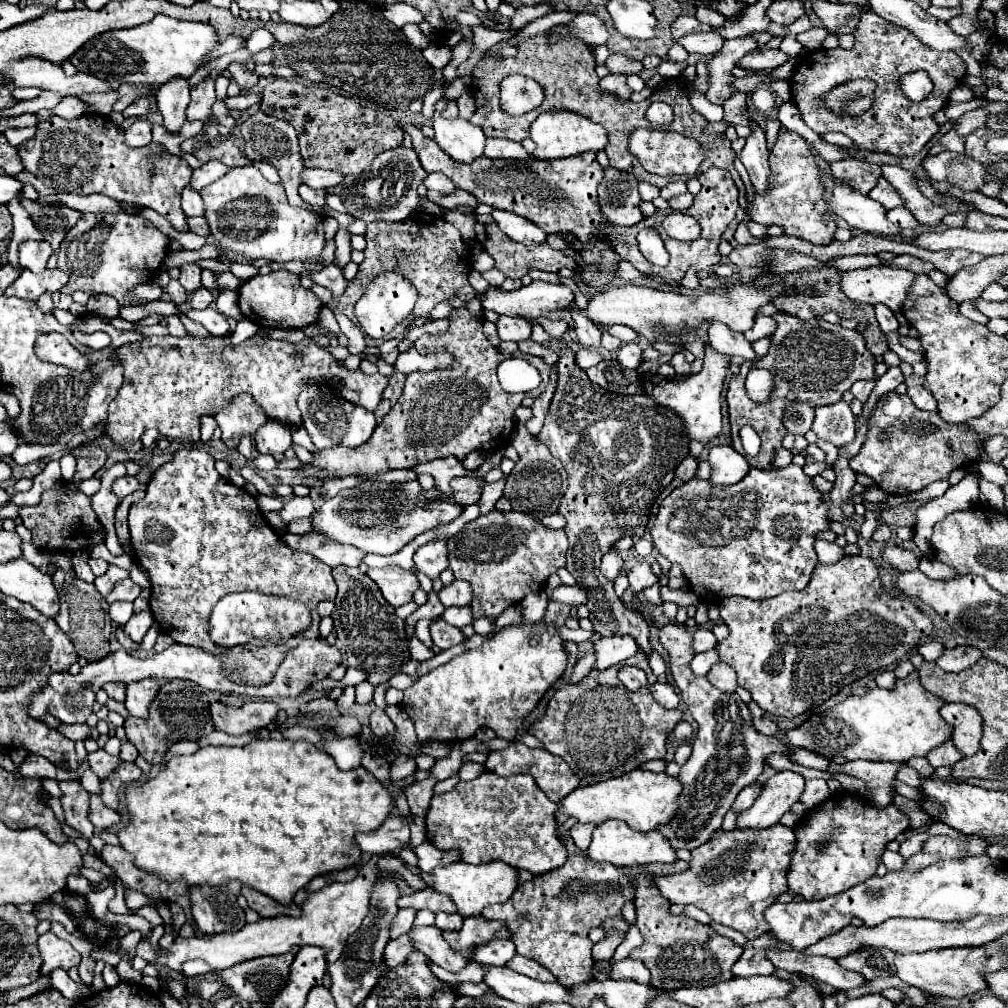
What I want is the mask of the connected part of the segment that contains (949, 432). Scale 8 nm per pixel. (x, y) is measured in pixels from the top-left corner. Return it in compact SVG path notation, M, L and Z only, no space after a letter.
M886 392L868 420L866 442L858 456L850 460L856 474L866 474L886 494L912 494L936 480L946 480L950 472L978 462L986 434L978 434L970 424L948 424L938 412L924 412L914 406L908 394Z

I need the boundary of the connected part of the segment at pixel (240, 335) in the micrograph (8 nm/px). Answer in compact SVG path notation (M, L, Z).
M244 318L244 320L240 320L236 324L236 328L234 328L234 332L232 332L232 336L230 336L230 340L226 344L242 344L244 340L252 338L258 330L260 330L260 326L254 326L254 322Z

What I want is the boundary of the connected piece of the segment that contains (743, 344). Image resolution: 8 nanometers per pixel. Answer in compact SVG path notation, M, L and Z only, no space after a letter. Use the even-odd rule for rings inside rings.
M712 320L710 328L708 328L708 338L710 338L710 346L726 356L742 356L746 360L754 358L754 350L750 346L750 342L736 330L728 328L724 322Z

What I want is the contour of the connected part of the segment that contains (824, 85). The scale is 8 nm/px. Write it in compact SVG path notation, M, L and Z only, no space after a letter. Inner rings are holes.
M872 10L862 12L856 26L856 46L852 50L836 48L836 50L814 50L802 58L796 72L790 78L792 100L800 108L802 120L816 134L840 132L850 136L858 148L892 154L898 158L916 156L928 140L938 132L938 124L932 120L932 114L946 106L948 92L964 82L966 64L954 52L938 52L930 46L922 44L918 38L907 29L890 24L874 14ZM912 70L924 70L934 82L932 94L924 102L910 102L900 92L898 78ZM868 78L876 84L872 106L860 116L840 116L834 114L826 102L824 94L834 90L836 86Z

